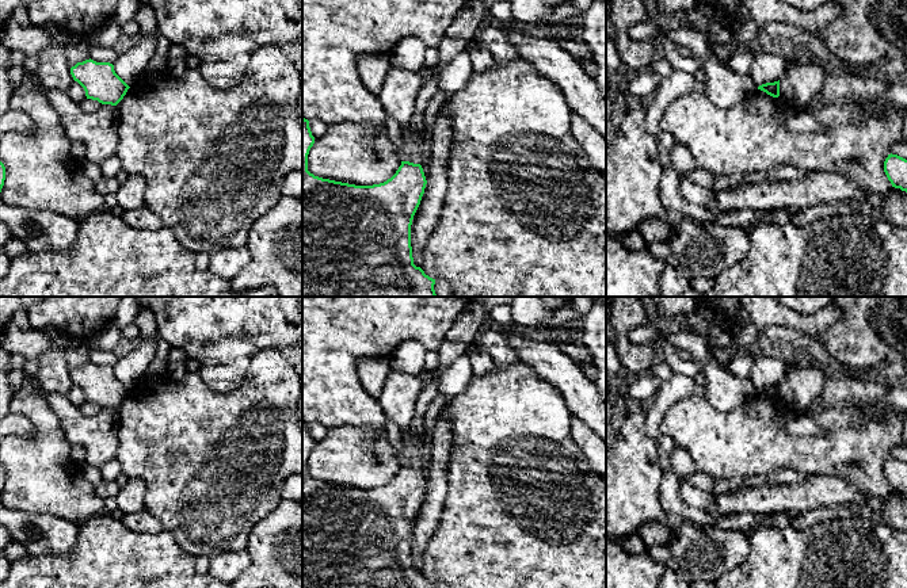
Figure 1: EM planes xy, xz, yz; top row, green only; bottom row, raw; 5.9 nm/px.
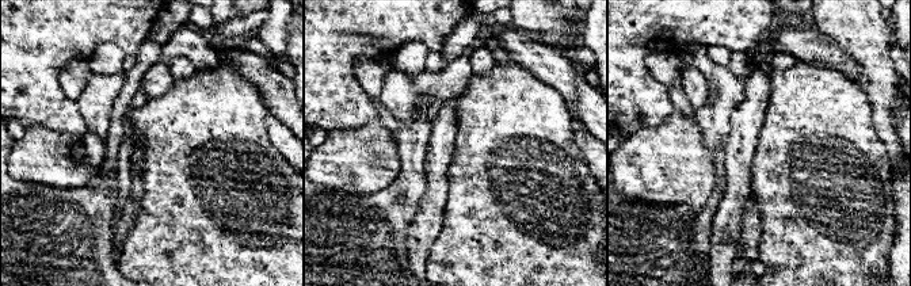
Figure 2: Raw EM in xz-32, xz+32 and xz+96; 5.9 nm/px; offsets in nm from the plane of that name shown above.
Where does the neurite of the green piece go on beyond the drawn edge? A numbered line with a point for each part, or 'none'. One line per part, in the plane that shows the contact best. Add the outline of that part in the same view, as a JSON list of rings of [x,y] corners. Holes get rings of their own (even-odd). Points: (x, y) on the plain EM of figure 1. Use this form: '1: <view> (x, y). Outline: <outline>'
1: xz (411, 453). Outline: [[[424,423],[424,429],[420,434],[415,434],[412,428],[400,431],[403,448],[401,448],[401,465],[409,465],[414,467],[422,466],[422,447],[424,435],[428,432],[428,425]]]

